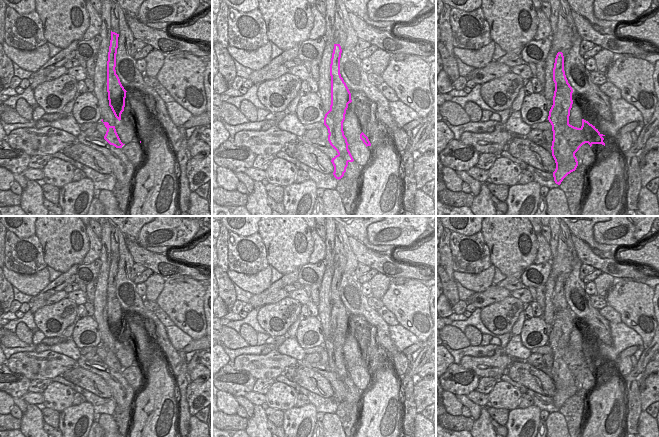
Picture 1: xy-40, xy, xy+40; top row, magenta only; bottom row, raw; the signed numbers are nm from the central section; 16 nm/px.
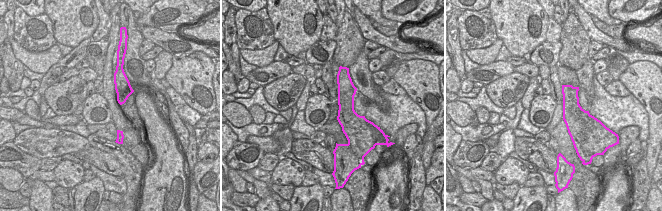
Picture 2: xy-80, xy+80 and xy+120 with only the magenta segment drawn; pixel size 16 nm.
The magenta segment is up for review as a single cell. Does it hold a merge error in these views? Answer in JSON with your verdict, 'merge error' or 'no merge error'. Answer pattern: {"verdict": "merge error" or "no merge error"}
{"verdict": "merge error"}

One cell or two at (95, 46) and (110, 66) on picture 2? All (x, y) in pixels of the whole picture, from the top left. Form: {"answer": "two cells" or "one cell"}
{"answer": "two cells"}

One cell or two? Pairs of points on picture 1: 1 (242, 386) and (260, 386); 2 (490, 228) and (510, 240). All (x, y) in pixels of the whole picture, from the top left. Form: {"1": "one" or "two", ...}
{"1": "two", "2": "one"}

